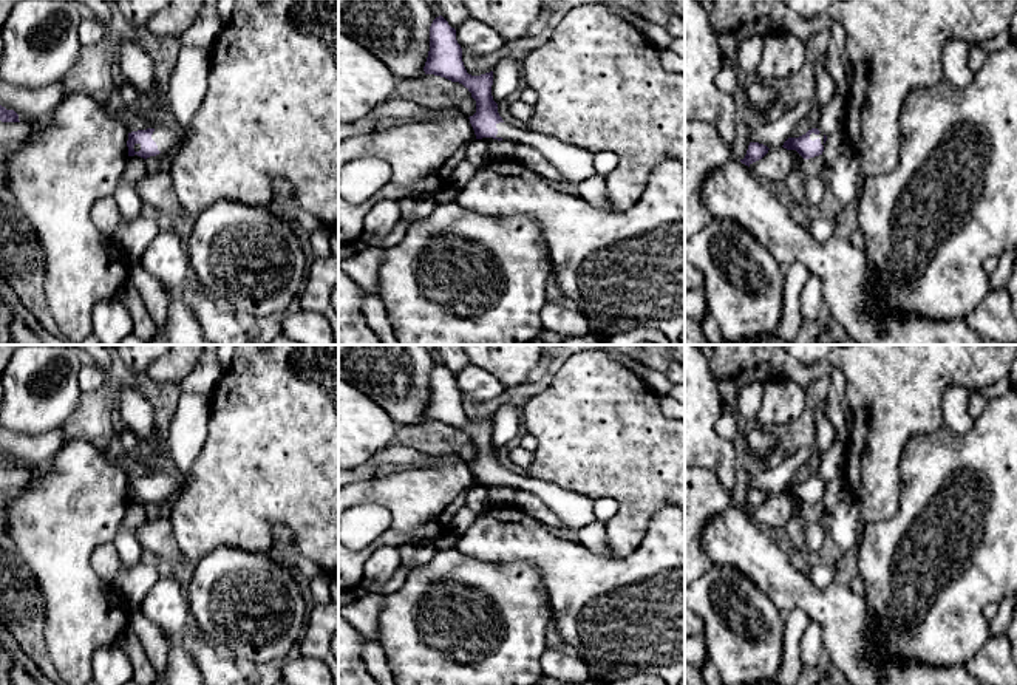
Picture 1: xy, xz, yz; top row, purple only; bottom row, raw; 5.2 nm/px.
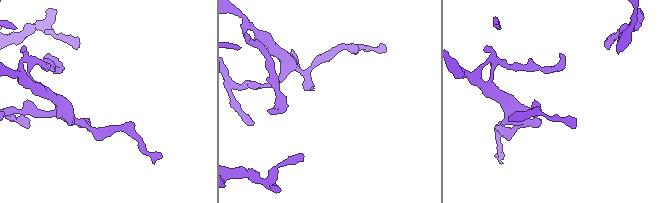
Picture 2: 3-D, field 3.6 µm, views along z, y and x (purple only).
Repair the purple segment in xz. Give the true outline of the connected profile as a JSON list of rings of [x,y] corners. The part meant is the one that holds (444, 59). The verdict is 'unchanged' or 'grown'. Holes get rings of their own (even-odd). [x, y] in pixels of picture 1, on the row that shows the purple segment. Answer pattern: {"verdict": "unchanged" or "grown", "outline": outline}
{"verdict": "grown", "outline": [[[442,15],[436,17],[430,26],[430,51],[423,71],[459,82],[471,93],[476,101],[476,113],[468,119],[476,139],[493,138],[527,144],[555,165],[566,181],[573,184],[597,175],[594,153],[543,133],[518,130],[502,121],[491,96],[493,71],[481,76],[467,73],[456,29]]]}

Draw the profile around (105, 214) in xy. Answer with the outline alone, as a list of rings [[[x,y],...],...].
[[[113,195],[99,198],[93,204],[91,220],[99,232],[108,238],[113,238],[117,226],[125,221]]]

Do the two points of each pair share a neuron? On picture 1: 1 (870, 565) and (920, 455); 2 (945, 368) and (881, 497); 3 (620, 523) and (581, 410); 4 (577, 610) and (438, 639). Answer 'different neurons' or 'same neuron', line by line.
1: same neuron
2: same neuron
3: same neuron
4: different neurons

